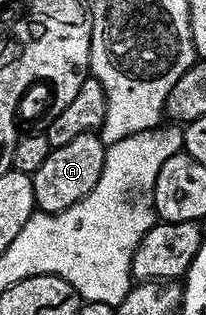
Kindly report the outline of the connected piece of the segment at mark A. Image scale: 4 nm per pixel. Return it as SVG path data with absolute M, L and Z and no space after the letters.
M97 132L76 135L72 143L51 149L48 159L32 174L34 178L34 204L43 213L59 213L72 203L84 199L97 185L105 163L107 142L98 138Z

